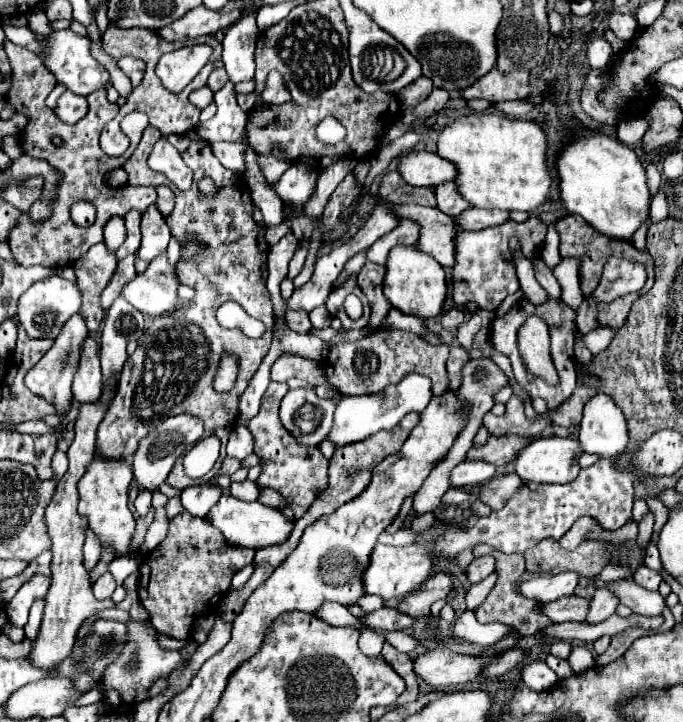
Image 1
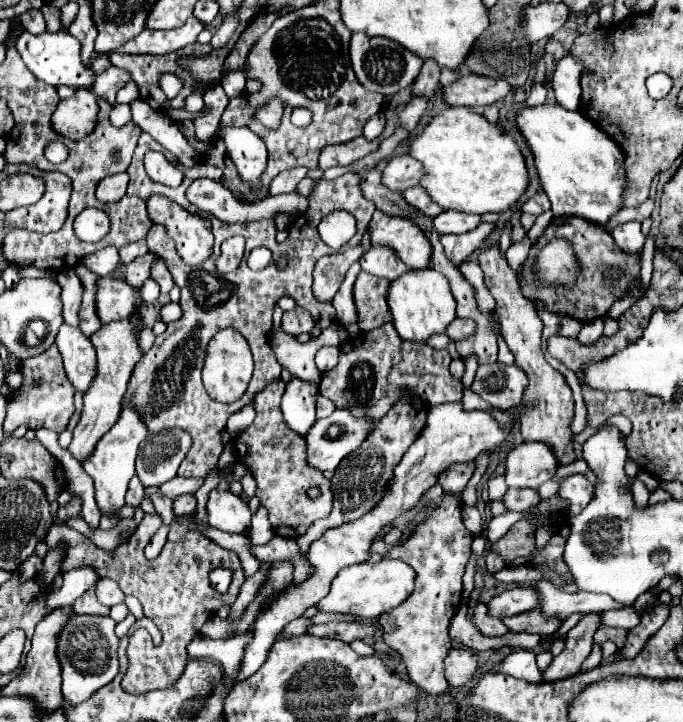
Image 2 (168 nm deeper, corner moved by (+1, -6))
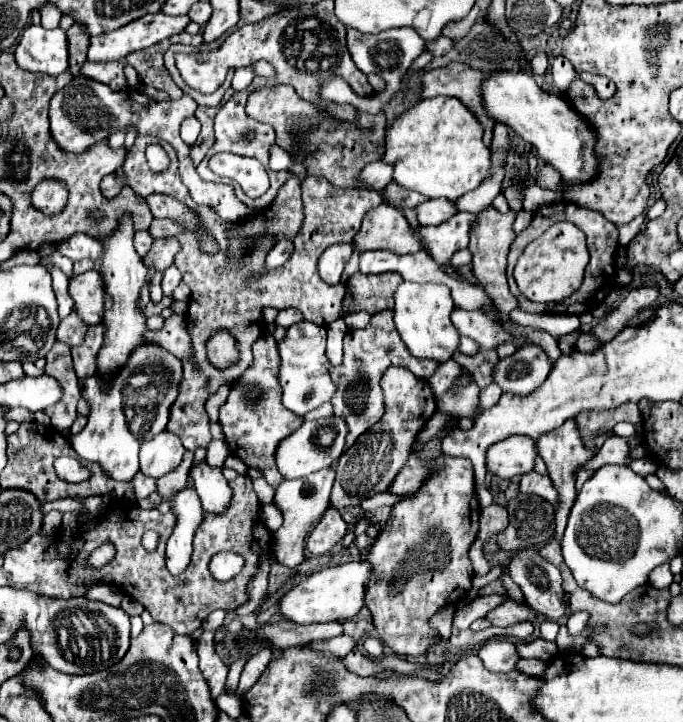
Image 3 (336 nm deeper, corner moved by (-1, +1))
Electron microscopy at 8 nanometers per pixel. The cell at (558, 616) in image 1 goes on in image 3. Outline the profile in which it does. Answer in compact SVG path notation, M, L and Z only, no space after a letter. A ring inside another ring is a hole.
M504 601L500 607L492 609L486 619L492 623L492 625L498 625L498 627L510 627L514 623L522 623L522 621L534 621L536 619L536 613L524 605L524 603L518 603L518 601Z

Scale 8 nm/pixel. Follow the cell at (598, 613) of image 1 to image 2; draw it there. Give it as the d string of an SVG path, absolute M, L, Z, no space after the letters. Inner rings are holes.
M588 614L584 616L568 634L566 634L566 646L564 650L554 656L550 666L542 670L544 682L554 682L560 678L568 678L580 672L580 664L590 654L592 648L592 634L600 626L600 616Z

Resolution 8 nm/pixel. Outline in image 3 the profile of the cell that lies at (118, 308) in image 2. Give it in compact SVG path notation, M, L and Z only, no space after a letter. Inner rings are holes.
M90 269L82 275L76 275L68 289L82 321L88 325L102 323L106 311L102 297L102 275L98 275L96 269Z

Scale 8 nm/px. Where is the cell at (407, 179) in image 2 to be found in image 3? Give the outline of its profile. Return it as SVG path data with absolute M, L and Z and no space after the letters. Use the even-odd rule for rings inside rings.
M374 161L368 167L364 167L364 171L360 173L360 179L364 179L372 189L382 191L392 181L392 173L394 173L394 167L390 167L390 163Z

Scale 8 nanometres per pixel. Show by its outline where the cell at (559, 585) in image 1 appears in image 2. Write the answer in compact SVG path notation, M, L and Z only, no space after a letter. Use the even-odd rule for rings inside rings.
M520 586L512 590L504 590L488 602L490 616L506 618L518 612L526 612L536 608L536 590L534 586Z

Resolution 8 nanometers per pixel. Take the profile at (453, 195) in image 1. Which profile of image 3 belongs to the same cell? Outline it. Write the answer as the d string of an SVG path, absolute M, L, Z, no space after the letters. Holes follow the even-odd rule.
M388 183L384 189L384 203L392 203L394 207L410 207L416 209L418 205L426 203L428 199L424 195L418 195L416 191L406 191L404 187L398 187L398 183Z

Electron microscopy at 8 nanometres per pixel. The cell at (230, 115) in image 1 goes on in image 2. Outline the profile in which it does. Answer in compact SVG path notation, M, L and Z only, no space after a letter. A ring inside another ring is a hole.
M220 126L218 138L224 140L232 162L238 168L240 178L250 186L256 188L260 184L260 174L266 166L266 146L264 142L248 128L224 128Z

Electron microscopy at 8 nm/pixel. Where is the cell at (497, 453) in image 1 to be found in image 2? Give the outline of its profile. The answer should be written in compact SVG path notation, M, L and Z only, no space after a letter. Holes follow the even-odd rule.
M472 462L472 466L468 466L468 464L452 464L452 466L448 466L446 470L442 470L438 474L438 484L444 488L444 492L460 494L464 490L464 486L468 484L472 472L474 472L474 462Z

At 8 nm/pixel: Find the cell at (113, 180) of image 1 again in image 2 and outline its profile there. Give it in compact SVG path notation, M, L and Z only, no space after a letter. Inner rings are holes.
M126 172L106 176L104 180L100 180L100 184L96 188L96 198L100 202L118 202L126 194L126 186L128 186L128 174Z

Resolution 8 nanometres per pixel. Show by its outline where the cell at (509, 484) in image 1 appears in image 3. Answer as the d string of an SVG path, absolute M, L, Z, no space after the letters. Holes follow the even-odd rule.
M536 471L522 475L520 485L518 485L520 493L528 493L528 495L538 495L542 499L546 499L554 509L558 509L558 491L554 489L554 483L550 481L550 477L538 475Z

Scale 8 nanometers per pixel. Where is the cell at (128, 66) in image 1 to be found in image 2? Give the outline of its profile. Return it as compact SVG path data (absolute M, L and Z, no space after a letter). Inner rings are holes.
M108 66L102 74L96 74L94 84L92 84L92 92L100 98L104 98L110 106L116 106L116 92L130 80L130 74L116 68L116 66Z

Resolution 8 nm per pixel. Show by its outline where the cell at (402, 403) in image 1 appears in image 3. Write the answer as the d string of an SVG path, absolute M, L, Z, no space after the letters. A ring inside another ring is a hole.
M336 415L328 417L328 419L320 419L320 421L304 421L304 425L290 437L286 437L276 451L276 463L278 463L278 471L284 475L284 479L298 479L298 477L306 477L314 471L320 471L324 467L330 467L338 461L338 457L342 455L342 449L346 445L346 435L348 435L348 427L344 423L344 419L338 419ZM322 427L328 427L336 433L332 445L322 447L318 443L318 431Z

